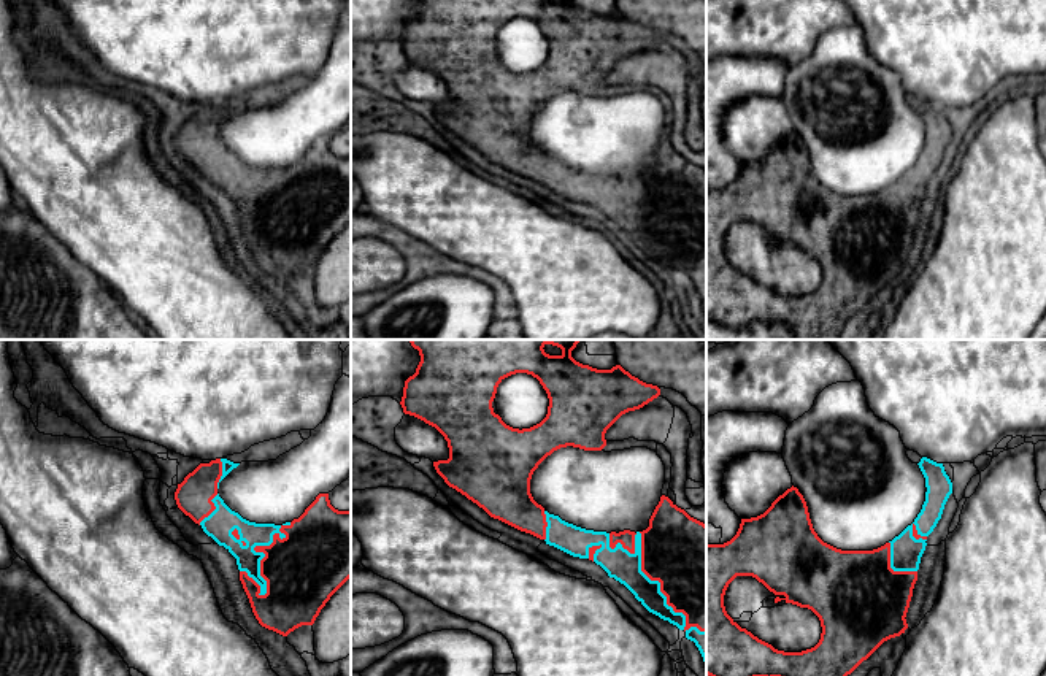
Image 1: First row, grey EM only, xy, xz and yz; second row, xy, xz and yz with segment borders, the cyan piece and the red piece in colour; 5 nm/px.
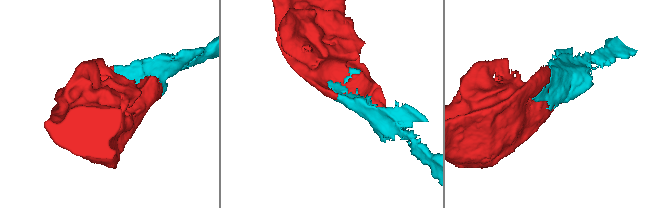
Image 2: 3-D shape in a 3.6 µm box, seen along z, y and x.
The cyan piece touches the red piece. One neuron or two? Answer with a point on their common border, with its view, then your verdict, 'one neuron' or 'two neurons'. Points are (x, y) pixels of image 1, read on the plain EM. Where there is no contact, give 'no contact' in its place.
contact xz (640, 211); one neuron

